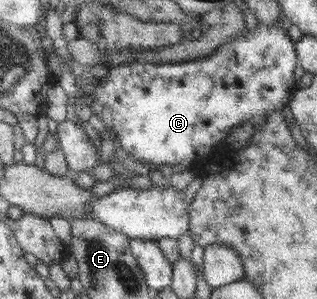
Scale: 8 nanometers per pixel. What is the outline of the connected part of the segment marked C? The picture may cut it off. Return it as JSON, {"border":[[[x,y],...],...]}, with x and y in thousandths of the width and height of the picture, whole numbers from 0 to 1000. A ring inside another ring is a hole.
{"border":[[[817,77],[653,194],[489,214],[423,204],[353,224],[331,264],[290,274],[256,338],[287,348],[290,381],[331,415],[350,462],[369,455],[356,465],[366,495],[385,495],[420,535],[476,559],[558,548],[593,559],[653,525],[678,482],[703,475],[754,415],[792,408],[811,428],[839,408],[839,388],[886,375],[927,318],[943,234],[934,147],[905,117],[902,80],[877,90]]]}

